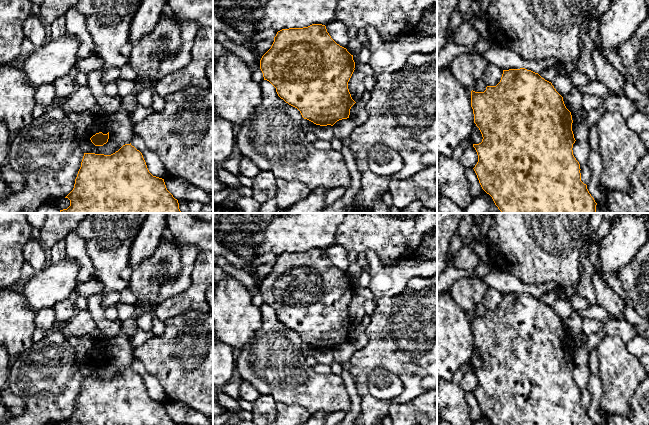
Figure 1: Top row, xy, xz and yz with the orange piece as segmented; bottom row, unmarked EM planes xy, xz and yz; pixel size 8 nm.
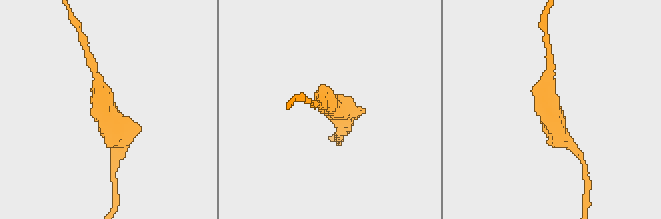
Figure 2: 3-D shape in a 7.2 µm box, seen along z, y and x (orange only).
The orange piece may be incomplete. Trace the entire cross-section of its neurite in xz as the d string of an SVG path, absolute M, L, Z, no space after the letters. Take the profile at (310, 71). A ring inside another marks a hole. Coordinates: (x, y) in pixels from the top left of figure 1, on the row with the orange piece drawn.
M322 24L278 31L271 48L260 60L264 80L269 81L276 88L278 96L297 108L304 119L320 126L333 126L337 121L349 118L350 109L356 103L348 89L354 68L353 55L337 44L327 32L326 26Z

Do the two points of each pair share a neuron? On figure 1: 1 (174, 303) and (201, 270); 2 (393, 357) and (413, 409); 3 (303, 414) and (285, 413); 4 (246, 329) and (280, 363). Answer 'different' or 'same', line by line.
1: same
2: different
3: same
4: different

